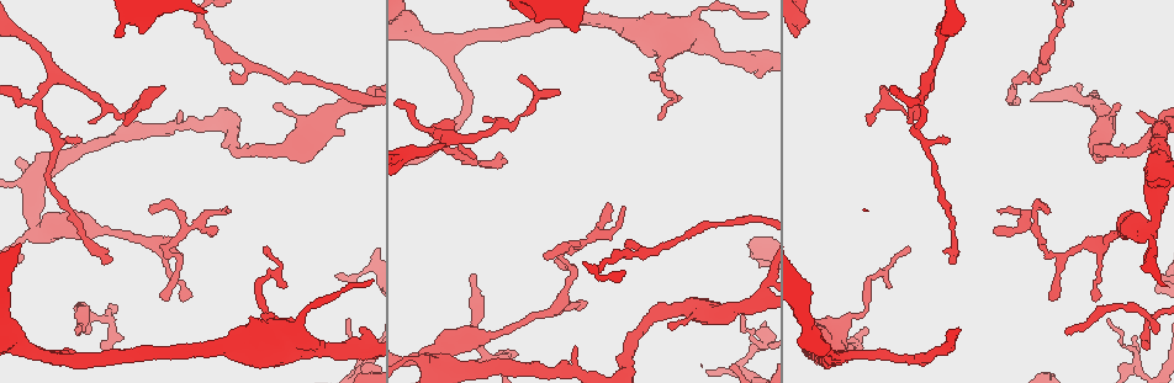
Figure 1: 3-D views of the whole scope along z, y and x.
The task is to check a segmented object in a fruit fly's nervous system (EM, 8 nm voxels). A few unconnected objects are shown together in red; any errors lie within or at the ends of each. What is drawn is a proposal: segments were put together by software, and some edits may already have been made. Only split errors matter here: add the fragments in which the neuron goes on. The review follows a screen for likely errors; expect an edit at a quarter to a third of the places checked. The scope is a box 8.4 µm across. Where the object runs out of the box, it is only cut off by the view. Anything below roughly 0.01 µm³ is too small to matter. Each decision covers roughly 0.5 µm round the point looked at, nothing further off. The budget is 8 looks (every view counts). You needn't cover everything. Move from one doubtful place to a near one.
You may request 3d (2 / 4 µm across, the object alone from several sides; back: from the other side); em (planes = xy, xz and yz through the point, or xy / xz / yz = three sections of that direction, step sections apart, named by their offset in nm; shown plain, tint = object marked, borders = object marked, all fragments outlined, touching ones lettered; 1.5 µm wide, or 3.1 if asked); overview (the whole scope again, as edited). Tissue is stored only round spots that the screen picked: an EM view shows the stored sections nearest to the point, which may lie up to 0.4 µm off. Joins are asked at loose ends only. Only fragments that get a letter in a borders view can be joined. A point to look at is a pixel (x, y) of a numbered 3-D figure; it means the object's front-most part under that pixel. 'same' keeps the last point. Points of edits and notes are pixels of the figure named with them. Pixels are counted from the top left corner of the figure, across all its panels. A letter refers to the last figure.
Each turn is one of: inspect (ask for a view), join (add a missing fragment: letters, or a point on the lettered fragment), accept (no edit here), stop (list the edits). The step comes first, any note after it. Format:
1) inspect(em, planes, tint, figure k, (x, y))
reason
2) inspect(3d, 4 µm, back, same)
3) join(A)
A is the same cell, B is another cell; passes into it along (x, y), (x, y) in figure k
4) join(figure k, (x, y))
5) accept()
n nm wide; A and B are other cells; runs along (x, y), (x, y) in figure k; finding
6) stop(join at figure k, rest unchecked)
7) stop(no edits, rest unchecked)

inspect(em, yz, step 8, plain, figure 1, (136, 22))
stops while still wide

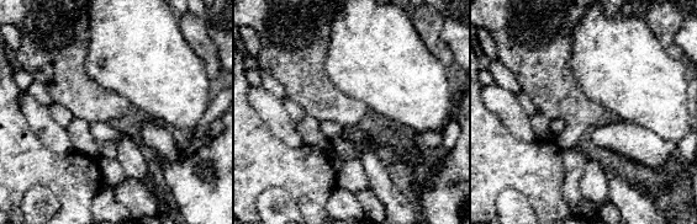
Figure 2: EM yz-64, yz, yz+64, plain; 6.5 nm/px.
inspect(em, yz, step 8, borders, same)
see the neighbours

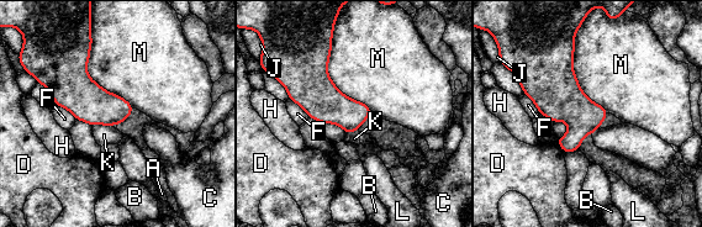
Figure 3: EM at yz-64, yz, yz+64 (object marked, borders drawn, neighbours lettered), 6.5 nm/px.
accept()
A, B, C, D, F, H, J, K, L and M are other cells; none of them fits

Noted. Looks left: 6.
inspect(em, planes, borders, figure 1, (471, 275))
tapers out

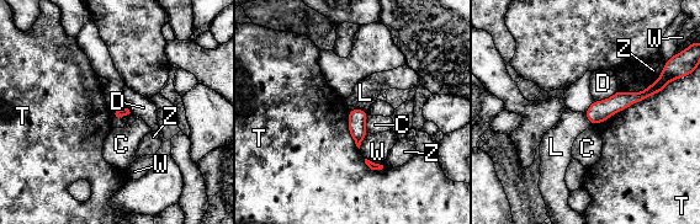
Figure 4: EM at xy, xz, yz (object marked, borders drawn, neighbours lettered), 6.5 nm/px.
accept()
C, D, L, T, W and Z are other cells; none of them fits

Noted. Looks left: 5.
inspect(em, planes, borders, figure 1, (576, 348))
an open end

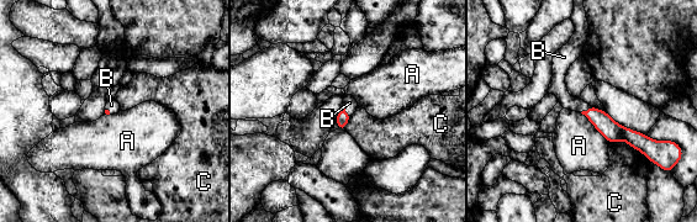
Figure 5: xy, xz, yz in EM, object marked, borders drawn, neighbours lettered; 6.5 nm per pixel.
join(B)
B is the same cell, A and C are other cells; passes into it along (342, 117), (344, 111), (349, 102) in figure 5; it goes on there

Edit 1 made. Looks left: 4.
stop(join at figure 5, rest unchecked)

